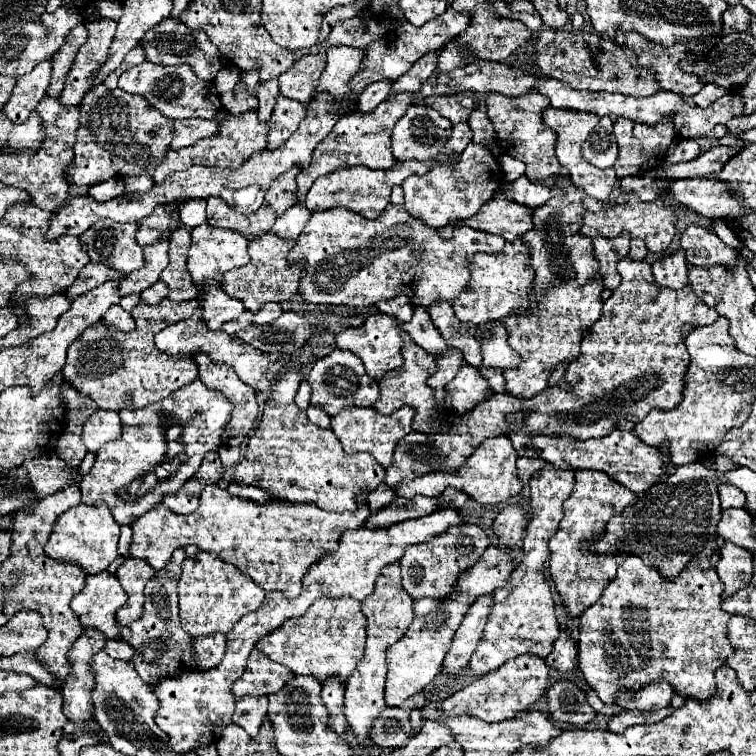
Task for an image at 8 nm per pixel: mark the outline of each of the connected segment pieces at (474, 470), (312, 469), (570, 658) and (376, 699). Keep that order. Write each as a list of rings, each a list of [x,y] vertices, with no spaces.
[[[498,435],[492,439],[486,439],[468,459],[466,465],[462,465],[462,469],[458,469],[458,473],[450,473],[450,471],[434,471],[434,473],[426,473],[414,481],[402,481],[402,485],[396,485],[394,491],[400,497],[412,499],[416,495],[426,495],[426,497],[438,497],[442,495],[448,487],[458,489],[462,493],[466,493],[470,499],[482,503],[482,505],[498,505],[508,501],[510,497],[516,497],[522,491],[522,483],[518,479],[518,469],[516,469],[516,459],[518,453],[512,447],[512,441],[506,435]]]
[[[300,367],[288,369],[266,399],[258,429],[248,441],[244,459],[234,467],[238,485],[266,489],[272,497],[290,503],[314,503],[326,511],[352,511],[356,497],[366,497],[384,481],[384,467],[370,453],[346,455],[342,443],[330,429],[308,421],[306,413],[294,405],[302,377]]]
[[[568,631],[560,633],[552,653],[546,657],[546,663],[558,671],[572,671],[576,667],[576,645],[570,639]]]
[[[386,565],[382,569],[382,577],[376,581],[376,589],[366,601],[362,601],[362,613],[366,617],[366,649],[364,657],[360,659],[358,667],[346,681],[346,697],[344,697],[344,709],[346,709],[346,719],[356,735],[358,741],[368,739],[368,731],[372,727],[374,717],[378,717],[384,709],[384,681],[386,681],[386,649],[402,637],[406,627],[410,625],[414,611],[412,611],[412,599],[408,593],[402,589],[400,583],[400,565]]]

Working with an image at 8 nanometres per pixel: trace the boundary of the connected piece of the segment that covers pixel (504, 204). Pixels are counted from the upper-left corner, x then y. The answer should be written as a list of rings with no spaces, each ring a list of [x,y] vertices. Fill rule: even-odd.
[[[498,191],[474,217],[446,225],[444,229],[438,229],[442,239],[450,239],[456,225],[468,225],[478,231],[486,231],[492,235],[504,237],[504,241],[516,241],[516,237],[524,235],[532,229],[532,209],[526,205],[518,205],[514,201],[508,201],[502,191]]]

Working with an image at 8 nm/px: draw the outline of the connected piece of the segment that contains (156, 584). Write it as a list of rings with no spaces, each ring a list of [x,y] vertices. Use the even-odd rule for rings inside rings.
[[[176,549],[170,563],[156,571],[156,575],[146,583],[144,587],[144,611],[142,617],[138,621],[134,621],[134,625],[122,627],[118,639],[126,641],[132,645],[134,649],[134,657],[132,657],[132,665],[138,671],[138,675],[142,677],[142,681],[146,681],[148,685],[156,685],[166,677],[174,677],[178,673],[184,671],[192,671],[194,669],[194,659],[192,659],[192,637],[180,627],[180,617],[178,617],[178,593],[176,593],[176,577],[180,577],[180,565],[186,559],[182,549]]]

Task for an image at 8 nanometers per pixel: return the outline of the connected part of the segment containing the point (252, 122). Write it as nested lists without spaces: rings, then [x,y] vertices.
[[[226,111],[218,113],[218,117],[214,117],[220,123],[220,129],[214,137],[206,137],[190,147],[178,149],[178,151],[168,151],[162,159],[162,163],[156,167],[154,171],[154,183],[162,183],[172,171],[182,171],[188,169],[192,165],[212,165],[212,167],[228,167],[228,169],[238,169],[242,163],[246,163],[254,153],[262,153],[262,149],[266,149],[268,145],[268,131],[270,131],[270,121],[258,121],[256,111],[244,113],[242,117],[234,117]]]

